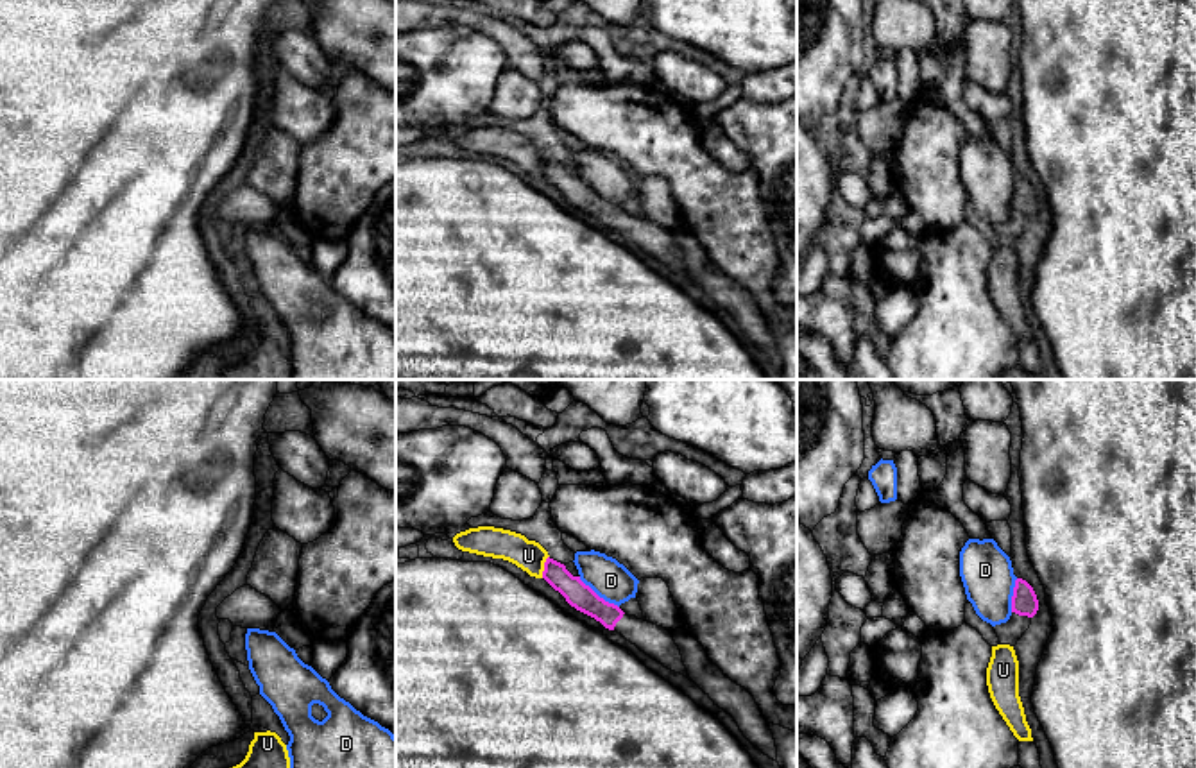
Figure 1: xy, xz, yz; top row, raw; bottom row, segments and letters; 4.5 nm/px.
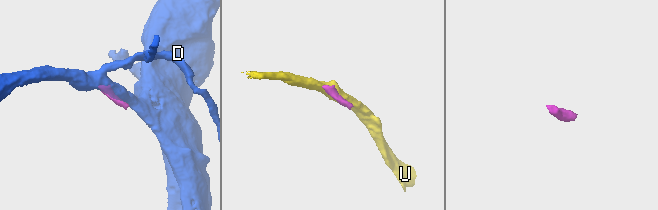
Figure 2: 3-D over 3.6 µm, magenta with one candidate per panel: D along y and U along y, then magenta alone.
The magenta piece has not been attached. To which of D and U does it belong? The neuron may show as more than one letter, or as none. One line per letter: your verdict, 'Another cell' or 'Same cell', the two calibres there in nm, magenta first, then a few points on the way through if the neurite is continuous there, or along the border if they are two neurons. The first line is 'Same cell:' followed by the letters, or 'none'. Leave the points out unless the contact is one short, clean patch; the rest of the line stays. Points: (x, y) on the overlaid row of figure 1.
Same cell: none
D: Another cell. Thickness 120 nm (magenta) against 180 nm
U: Another cell. Thickness 120 nm (magenta) against 140 nm. Boundary: xz (548, 555), (541, 577)

